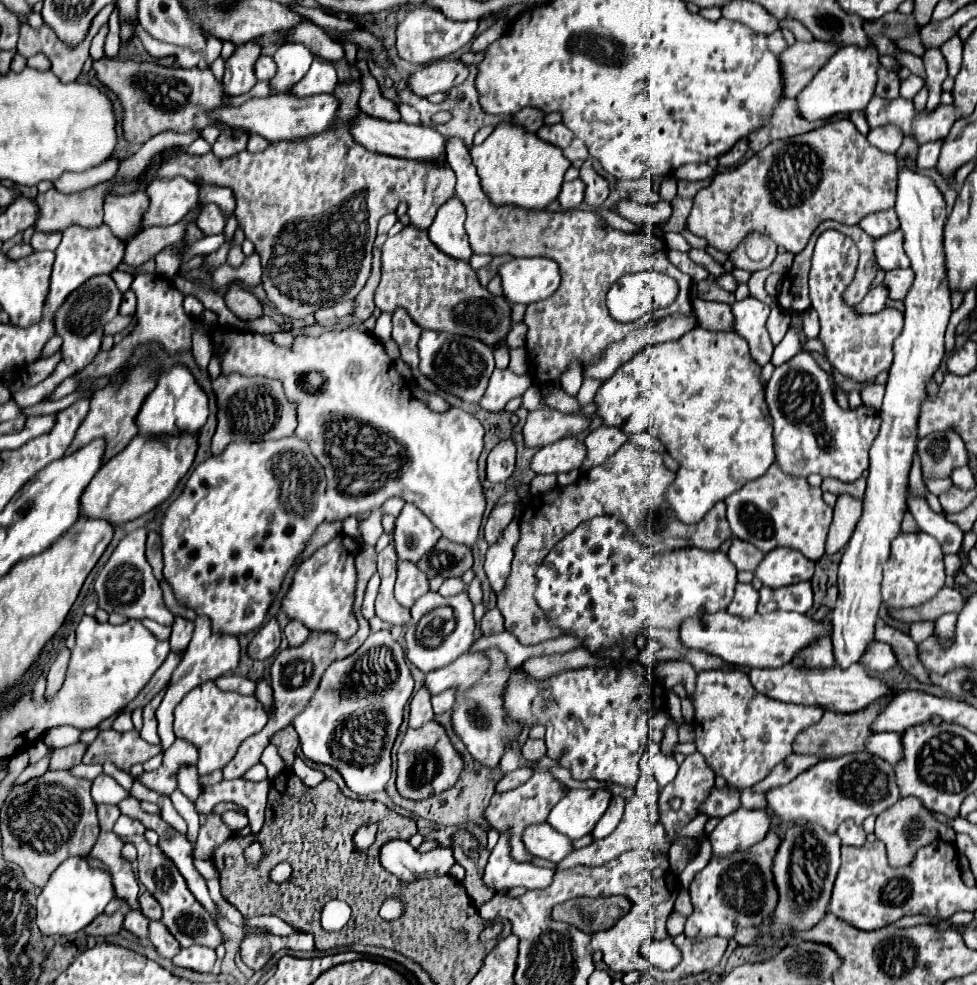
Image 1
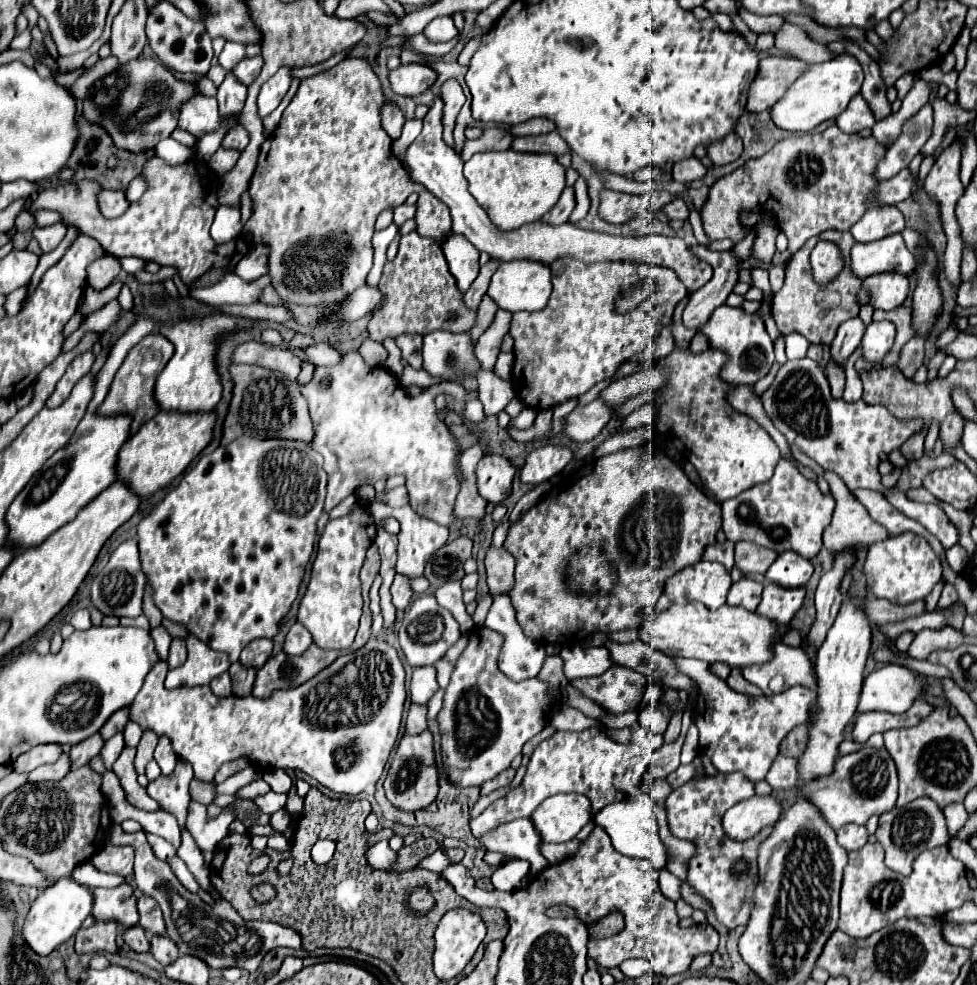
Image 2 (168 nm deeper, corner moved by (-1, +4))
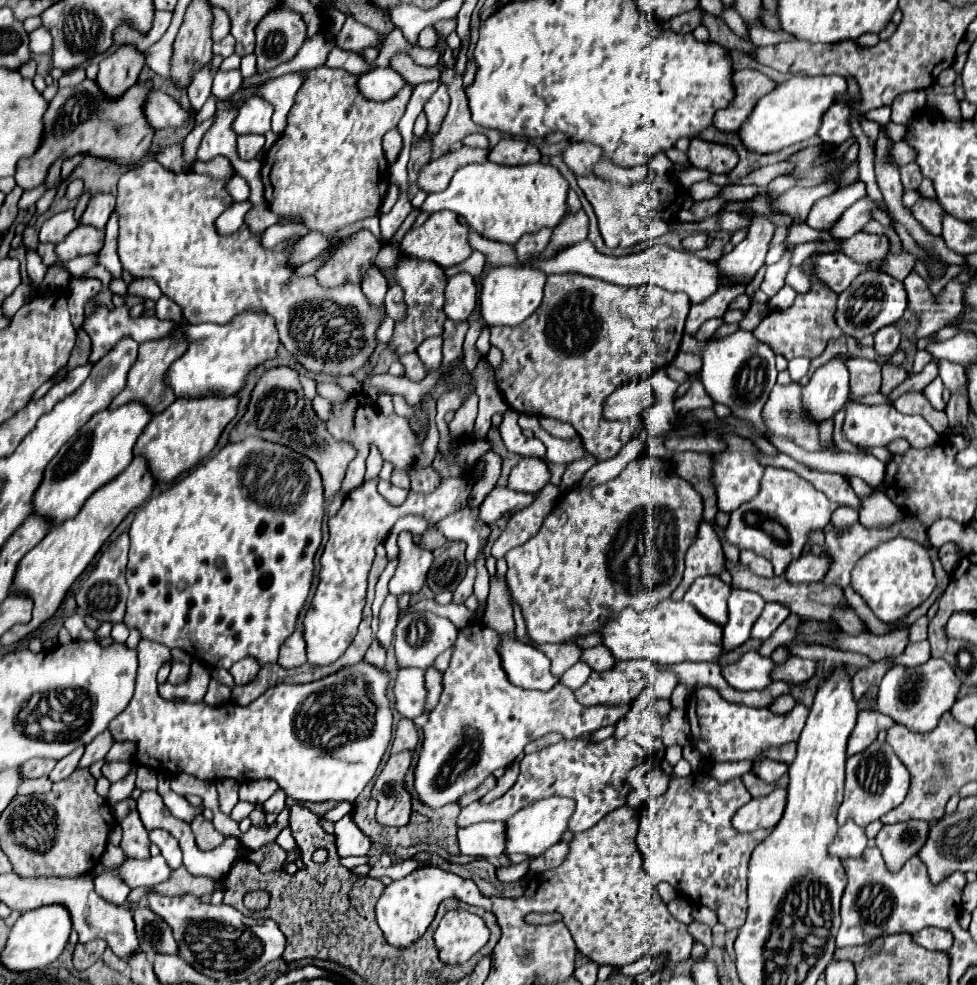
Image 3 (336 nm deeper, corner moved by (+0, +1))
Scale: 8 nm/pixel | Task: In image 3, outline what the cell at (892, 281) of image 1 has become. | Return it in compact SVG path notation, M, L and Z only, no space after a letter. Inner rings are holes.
M870 269L870 271L864 271L856 281L852 281L844 293L838 295L836 323L846 337L862 339L866 335L874 335L878 329L886 325L894 325L904 315L906 303L908 303L906 291L900 281Z

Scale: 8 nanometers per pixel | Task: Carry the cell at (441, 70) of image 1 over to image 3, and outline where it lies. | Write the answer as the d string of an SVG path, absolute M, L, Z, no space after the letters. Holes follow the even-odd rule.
M386 67L386 69L372 69L360 75L360 83L356 83L356 89L360 91L360 95L364 95L364 99L386 101L392 99L402 89L404 83L406 81L402 79L400 73Z

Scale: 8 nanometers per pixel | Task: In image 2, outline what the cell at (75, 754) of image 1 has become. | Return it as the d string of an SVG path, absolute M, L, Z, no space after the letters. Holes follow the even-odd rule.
M61 754L57 762L53 762L53 764L43 764L43 766L39 766L39 768L35 768L35 770L29 774L29 782L61 780L61 776L65 776L69 770L71 770L69 756L67 756L67 754Z

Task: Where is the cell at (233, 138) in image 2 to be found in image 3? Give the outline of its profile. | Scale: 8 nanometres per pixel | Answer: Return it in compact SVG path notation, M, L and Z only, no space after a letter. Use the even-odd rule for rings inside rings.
M242 135L238 137L238 155L244 161L258 159L264 147L264 135Z

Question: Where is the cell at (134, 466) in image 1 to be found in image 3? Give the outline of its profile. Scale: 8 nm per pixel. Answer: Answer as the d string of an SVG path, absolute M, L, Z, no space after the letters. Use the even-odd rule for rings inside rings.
M206 395L204 399L184 399L178 397L168 409L154 415L144 433L140 435L134 453L148 459L150 471L158 481L172 481L182 471L192 469L198 461L206 459L216 447L224 427L236 417L238 397L228 395Z

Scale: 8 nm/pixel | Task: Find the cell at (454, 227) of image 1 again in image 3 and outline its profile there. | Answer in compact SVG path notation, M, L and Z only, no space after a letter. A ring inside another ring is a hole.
M456 275L454 279L448 279L446 285L446 301L444 301L444 313L450 321L462 323L468 321L476 305L476 285L470 275Z

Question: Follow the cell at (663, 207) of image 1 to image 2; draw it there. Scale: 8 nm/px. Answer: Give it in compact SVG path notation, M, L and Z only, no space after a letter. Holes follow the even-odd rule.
M675 198L675 200L667 206L667 216L669 216L671 220L685 220L685 218L689 218L689 208L687 208L687 204L685 204L681 198Z

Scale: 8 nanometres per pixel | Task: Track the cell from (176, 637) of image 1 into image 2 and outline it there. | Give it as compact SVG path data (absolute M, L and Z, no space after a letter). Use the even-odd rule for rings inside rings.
M173 638L171 648L169 648L169 658L167 664L169 668L177 668L179 664L183 664L187 658L187 648L185 648L185 640L183 638Z

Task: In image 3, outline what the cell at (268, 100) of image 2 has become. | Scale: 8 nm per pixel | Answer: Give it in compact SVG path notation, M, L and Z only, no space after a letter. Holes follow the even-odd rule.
M250 97L238 109L238 115L232 123L232 131L236 135L250 135L250 133L264 135L270 131L270 117L272 117L272 105L262 101L260 97Z

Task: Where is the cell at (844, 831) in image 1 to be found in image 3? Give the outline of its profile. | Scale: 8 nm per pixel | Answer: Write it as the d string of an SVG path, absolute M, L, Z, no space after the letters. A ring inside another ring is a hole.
M848 819L848 823L844 823L832 845L828 847L828 853L834 855L834 857L840 857L840 859L846 859L846 857L856 857L856 855L862 855L862 851L866 849L866 833L862 827L858 827L852 819Z

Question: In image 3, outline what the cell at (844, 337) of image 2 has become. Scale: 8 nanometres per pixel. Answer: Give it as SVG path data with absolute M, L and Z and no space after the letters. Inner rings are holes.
M838 357L820 367L804 387L802 403L806 419L812 419L818 425L832 419L846 405L848 397L848 369L844 359Z

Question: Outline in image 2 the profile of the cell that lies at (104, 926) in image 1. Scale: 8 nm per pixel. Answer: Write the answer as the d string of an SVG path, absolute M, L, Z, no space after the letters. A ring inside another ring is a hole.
M95 922L91 928L81 928L75 936L75 950L77 952L115 952L117 944L115 944L115 936L117 936L117 926L113 926L113 922Z

